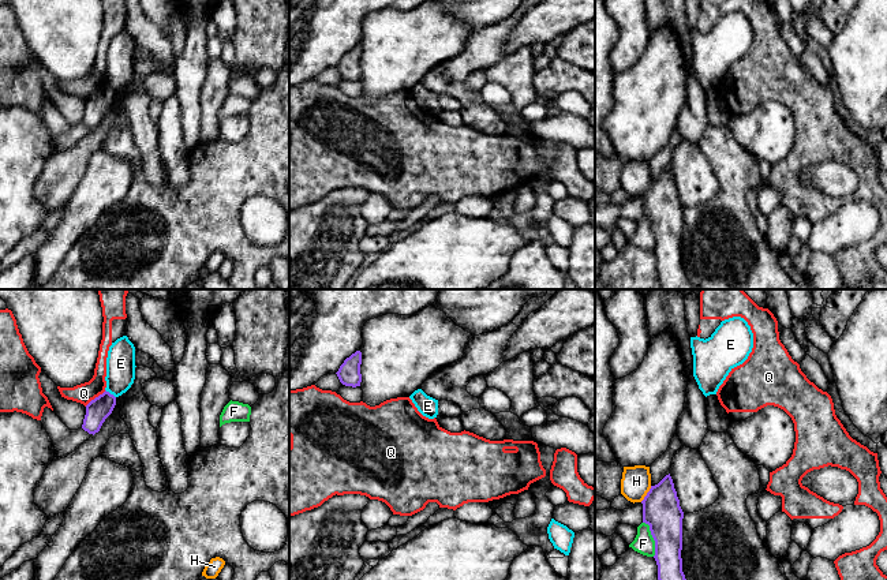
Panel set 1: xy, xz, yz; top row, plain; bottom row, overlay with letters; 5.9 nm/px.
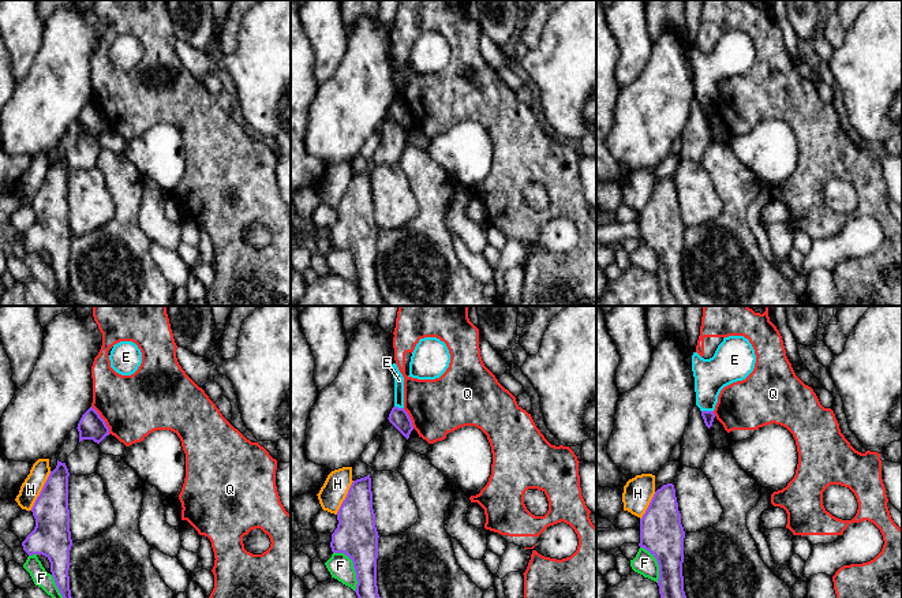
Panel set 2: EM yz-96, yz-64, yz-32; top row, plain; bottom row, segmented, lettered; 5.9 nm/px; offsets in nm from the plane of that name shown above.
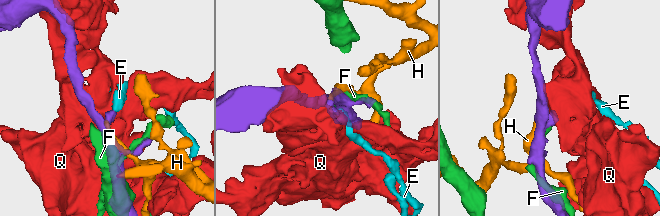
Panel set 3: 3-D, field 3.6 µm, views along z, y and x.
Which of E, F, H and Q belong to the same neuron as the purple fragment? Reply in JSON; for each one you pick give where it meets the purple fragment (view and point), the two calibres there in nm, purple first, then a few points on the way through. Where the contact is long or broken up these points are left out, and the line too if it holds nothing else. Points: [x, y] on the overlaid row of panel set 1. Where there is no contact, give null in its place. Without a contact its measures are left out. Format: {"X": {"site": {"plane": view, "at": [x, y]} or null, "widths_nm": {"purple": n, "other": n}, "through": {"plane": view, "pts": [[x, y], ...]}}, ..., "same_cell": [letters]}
{"same_cell": []}

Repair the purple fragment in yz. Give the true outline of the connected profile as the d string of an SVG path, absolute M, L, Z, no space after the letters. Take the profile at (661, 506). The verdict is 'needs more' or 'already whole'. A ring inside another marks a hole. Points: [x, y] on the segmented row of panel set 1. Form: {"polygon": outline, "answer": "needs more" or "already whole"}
{"polygon": "M666 475L658 484L651 486L650 491L641 501L643 523L650 525L651 535L655 540L655 561L658 565L658 580L686 580L682 572L682 519L684 512L674 489L673 479Z", "answer": "already whole"}

